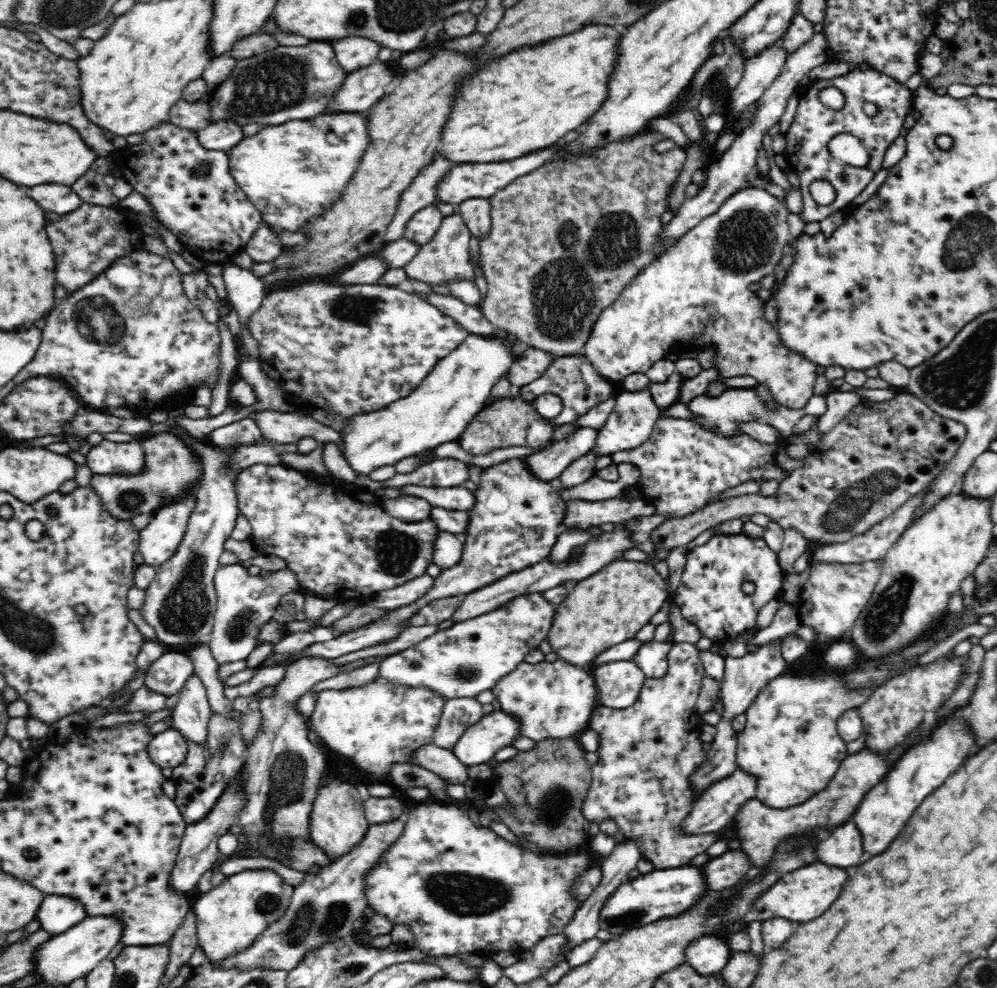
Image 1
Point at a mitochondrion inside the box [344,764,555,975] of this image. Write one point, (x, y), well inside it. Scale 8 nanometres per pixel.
(461, 893)

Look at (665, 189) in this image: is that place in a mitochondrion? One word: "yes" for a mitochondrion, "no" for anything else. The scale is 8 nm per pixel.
no

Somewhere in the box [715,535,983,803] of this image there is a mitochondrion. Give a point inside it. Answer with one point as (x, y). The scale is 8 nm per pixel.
(884, 616)

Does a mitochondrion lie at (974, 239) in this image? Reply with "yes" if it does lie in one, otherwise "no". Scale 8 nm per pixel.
yes

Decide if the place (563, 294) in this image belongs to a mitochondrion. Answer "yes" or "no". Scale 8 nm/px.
yes

